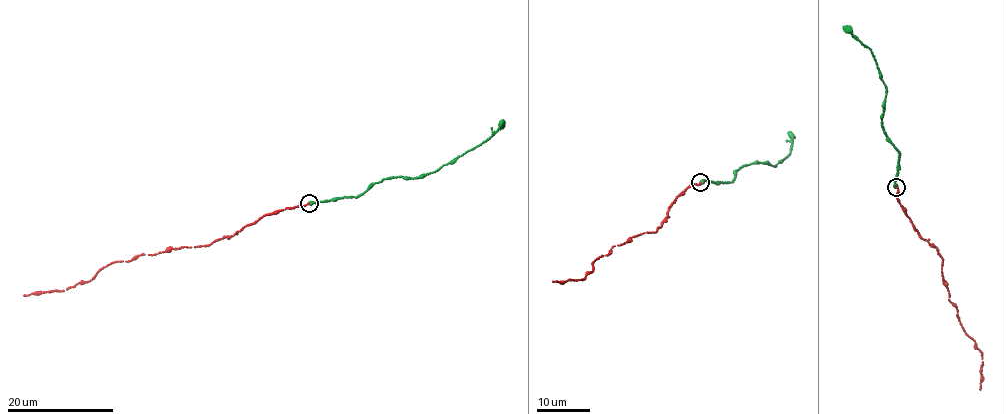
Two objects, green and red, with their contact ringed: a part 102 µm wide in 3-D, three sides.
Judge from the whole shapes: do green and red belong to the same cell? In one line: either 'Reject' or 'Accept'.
Accept

